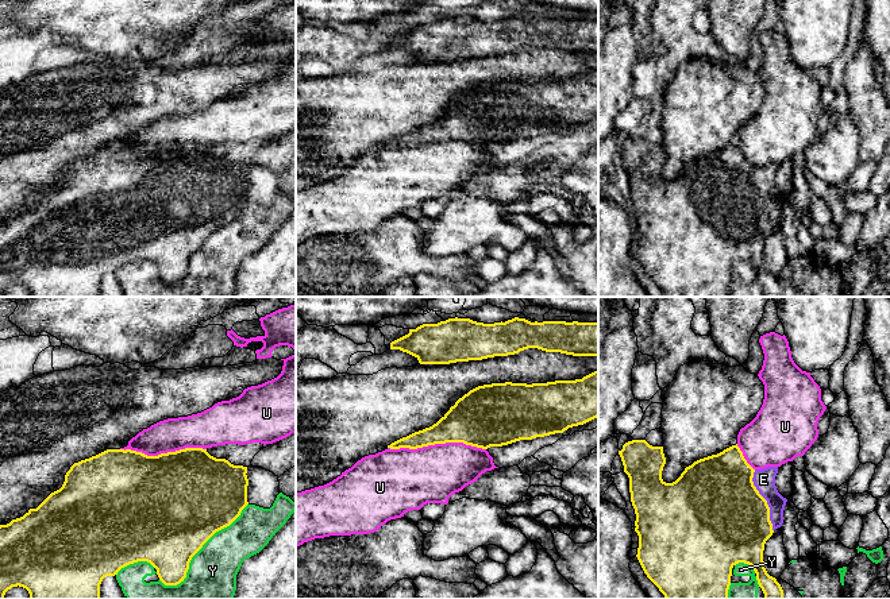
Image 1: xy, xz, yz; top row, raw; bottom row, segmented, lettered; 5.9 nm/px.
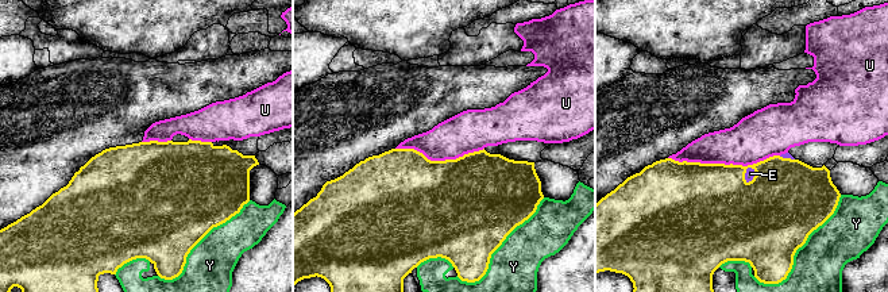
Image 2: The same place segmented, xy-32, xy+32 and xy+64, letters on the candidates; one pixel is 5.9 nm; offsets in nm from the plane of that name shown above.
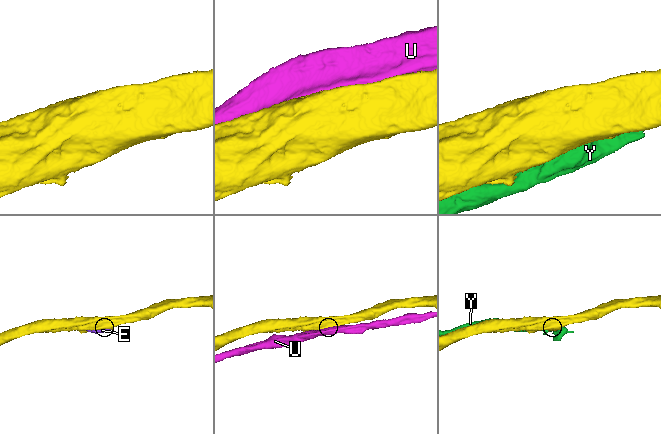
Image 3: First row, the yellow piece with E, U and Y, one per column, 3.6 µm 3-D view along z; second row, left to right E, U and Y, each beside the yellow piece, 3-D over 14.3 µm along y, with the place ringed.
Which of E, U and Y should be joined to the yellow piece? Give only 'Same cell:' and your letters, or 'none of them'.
Same cell: E

